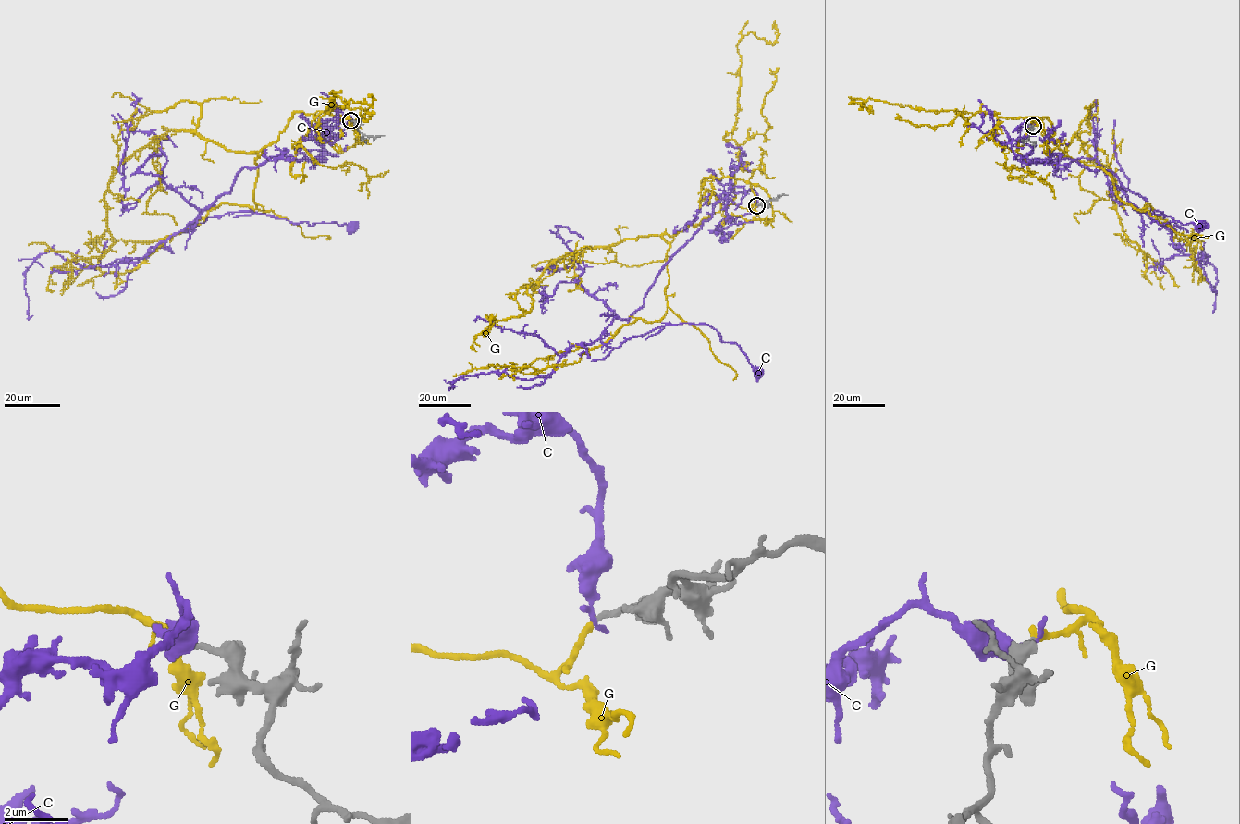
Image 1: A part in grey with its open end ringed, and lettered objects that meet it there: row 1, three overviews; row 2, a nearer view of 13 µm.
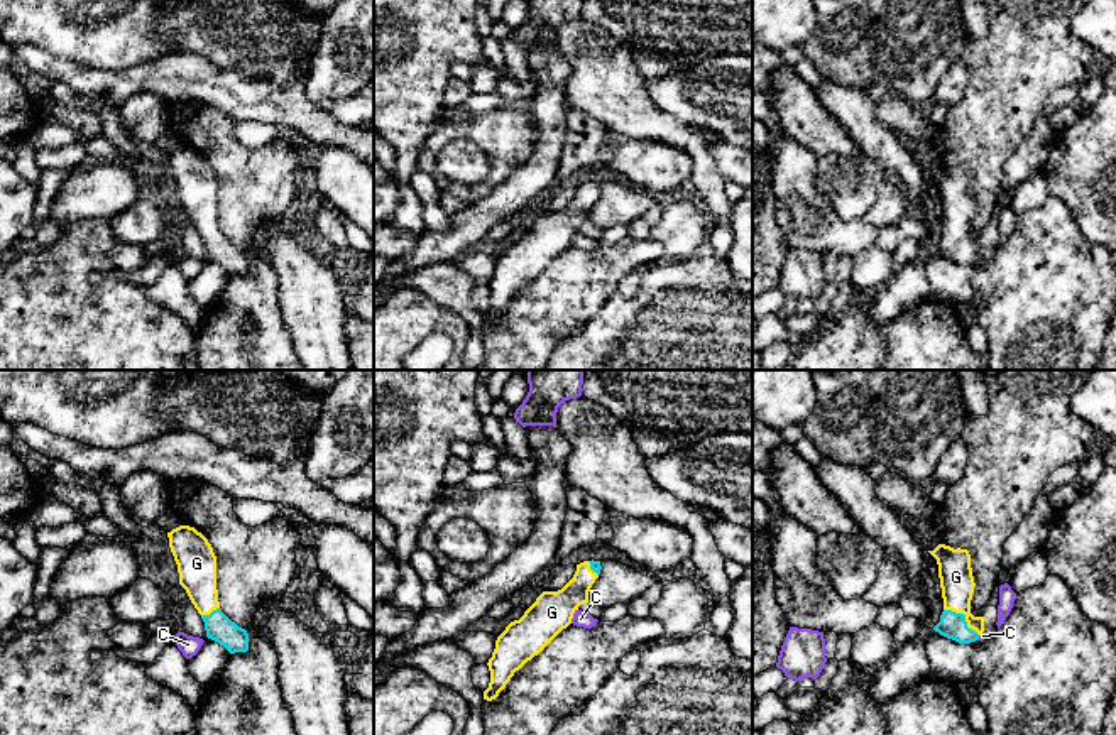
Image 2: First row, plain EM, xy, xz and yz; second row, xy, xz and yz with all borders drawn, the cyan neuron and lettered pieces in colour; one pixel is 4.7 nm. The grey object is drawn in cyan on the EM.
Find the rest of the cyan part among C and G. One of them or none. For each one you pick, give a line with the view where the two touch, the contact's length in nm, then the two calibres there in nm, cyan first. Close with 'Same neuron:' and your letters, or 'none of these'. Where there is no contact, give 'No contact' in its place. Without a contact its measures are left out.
G: Touches cyan in yz. Shared border 220 nm. Thickness 130 nm (cyan) against 160 nm
Same neuron: G

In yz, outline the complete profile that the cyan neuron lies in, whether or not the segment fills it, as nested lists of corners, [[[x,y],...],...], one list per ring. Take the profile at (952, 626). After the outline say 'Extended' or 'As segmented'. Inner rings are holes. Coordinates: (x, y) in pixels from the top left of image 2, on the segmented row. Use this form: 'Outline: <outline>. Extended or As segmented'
Outline: [[[938,544],[928,553],[938,564],[944,598],[944,612],[933,630],[959,644],[976,642],[984,632],[984,617],[974,617],[971,613],[971,600],[976,583],[969,551]]]. Extended

